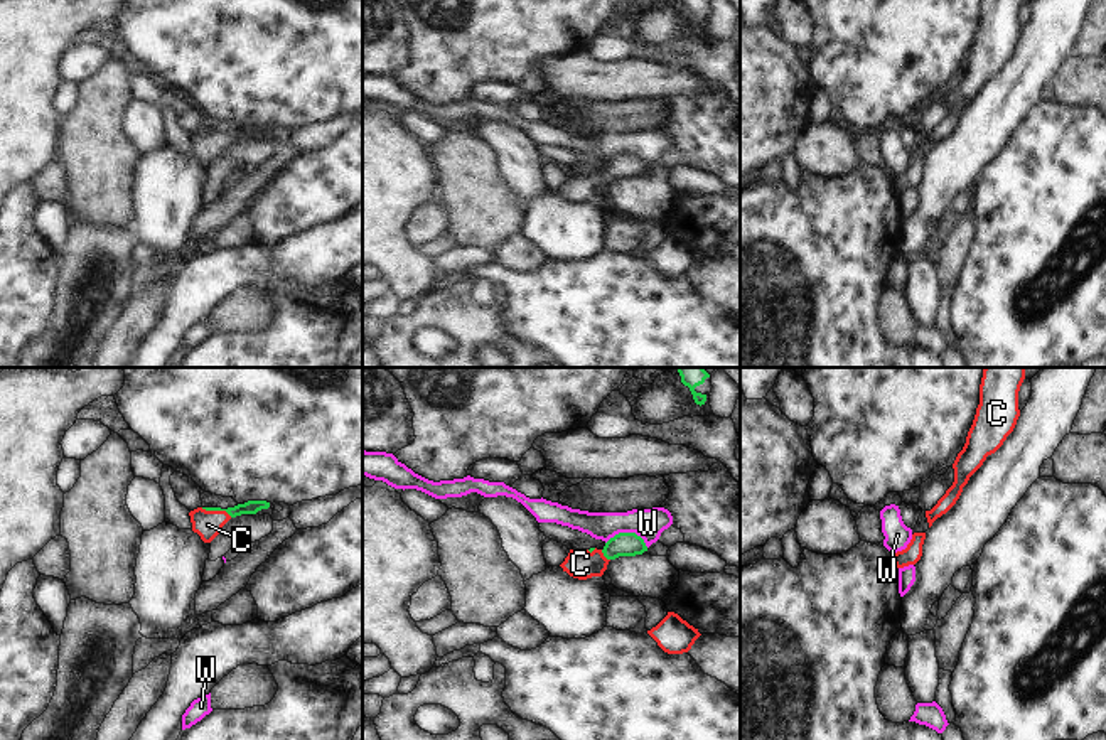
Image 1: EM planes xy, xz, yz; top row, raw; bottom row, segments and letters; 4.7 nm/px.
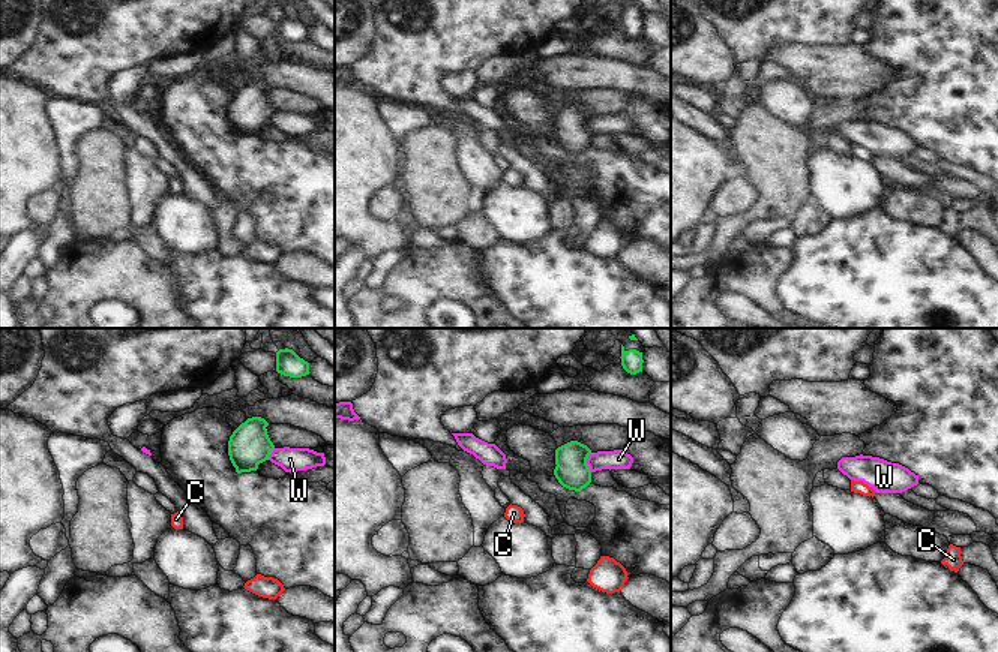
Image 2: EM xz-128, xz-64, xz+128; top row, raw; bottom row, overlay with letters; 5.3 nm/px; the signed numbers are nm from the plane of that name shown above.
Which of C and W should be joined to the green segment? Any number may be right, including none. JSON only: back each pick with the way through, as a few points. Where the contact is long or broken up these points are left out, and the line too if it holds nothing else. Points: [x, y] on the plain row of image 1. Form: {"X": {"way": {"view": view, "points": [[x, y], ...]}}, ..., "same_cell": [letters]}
{"C": {"way": {"view": "xy", "points": [[252, 128], [236, 134], [216, 132], [208, 147]]}}, "same_cell": ["C"]}

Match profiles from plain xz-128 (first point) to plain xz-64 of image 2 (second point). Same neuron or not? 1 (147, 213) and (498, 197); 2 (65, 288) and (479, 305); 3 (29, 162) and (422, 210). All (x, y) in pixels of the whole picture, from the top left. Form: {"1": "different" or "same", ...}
{"1": "different", "2": "same", "3": "different"}

